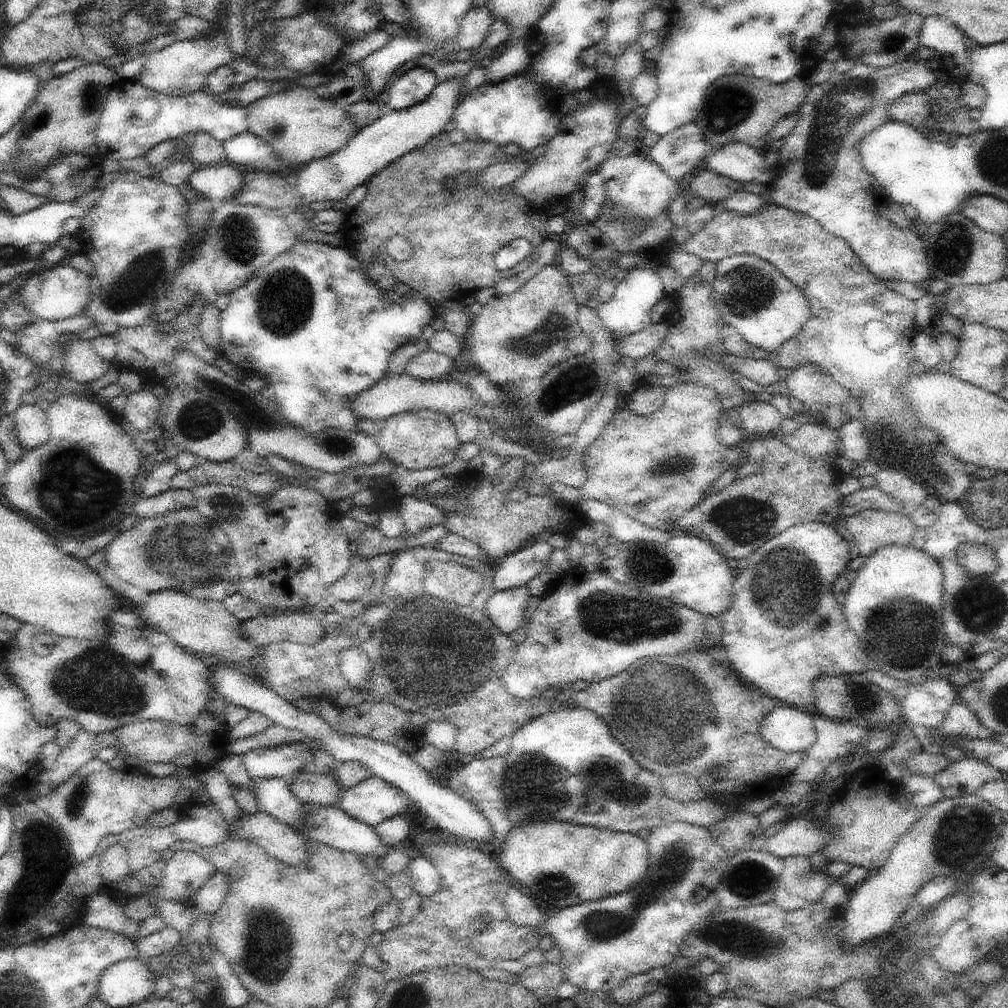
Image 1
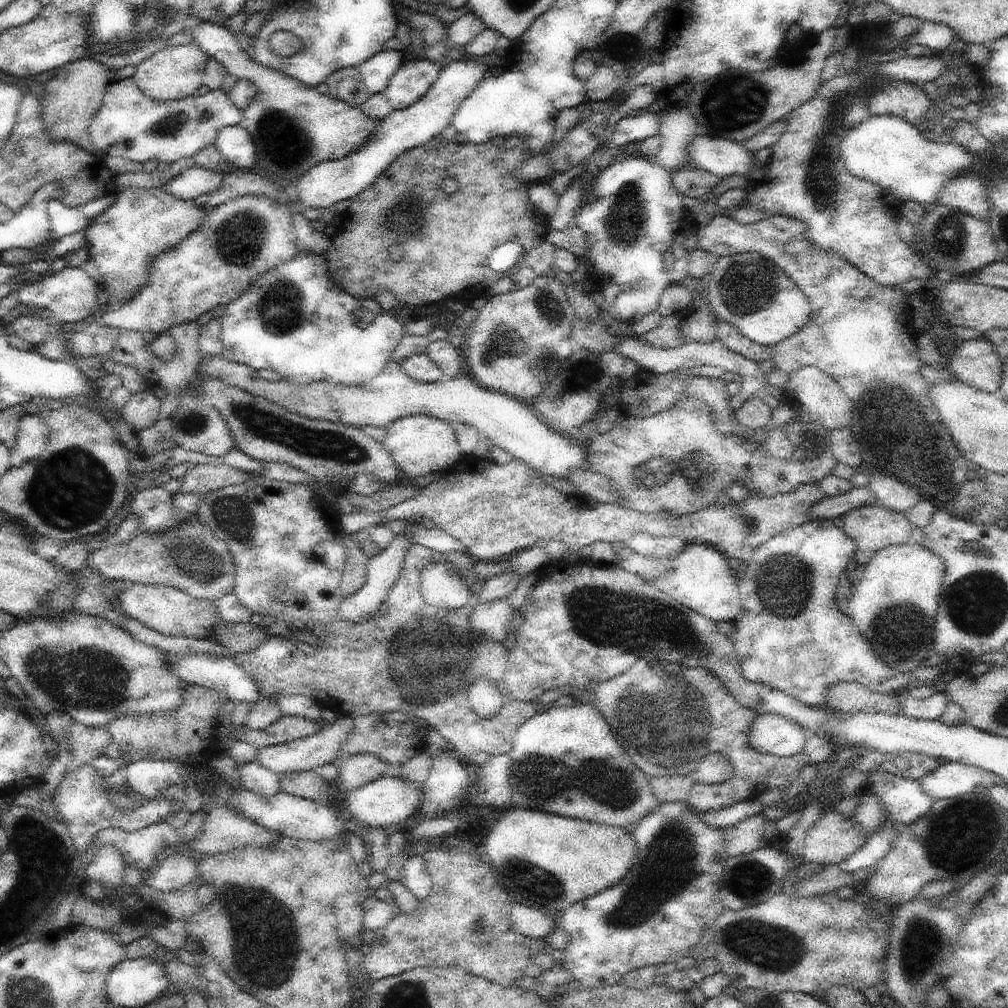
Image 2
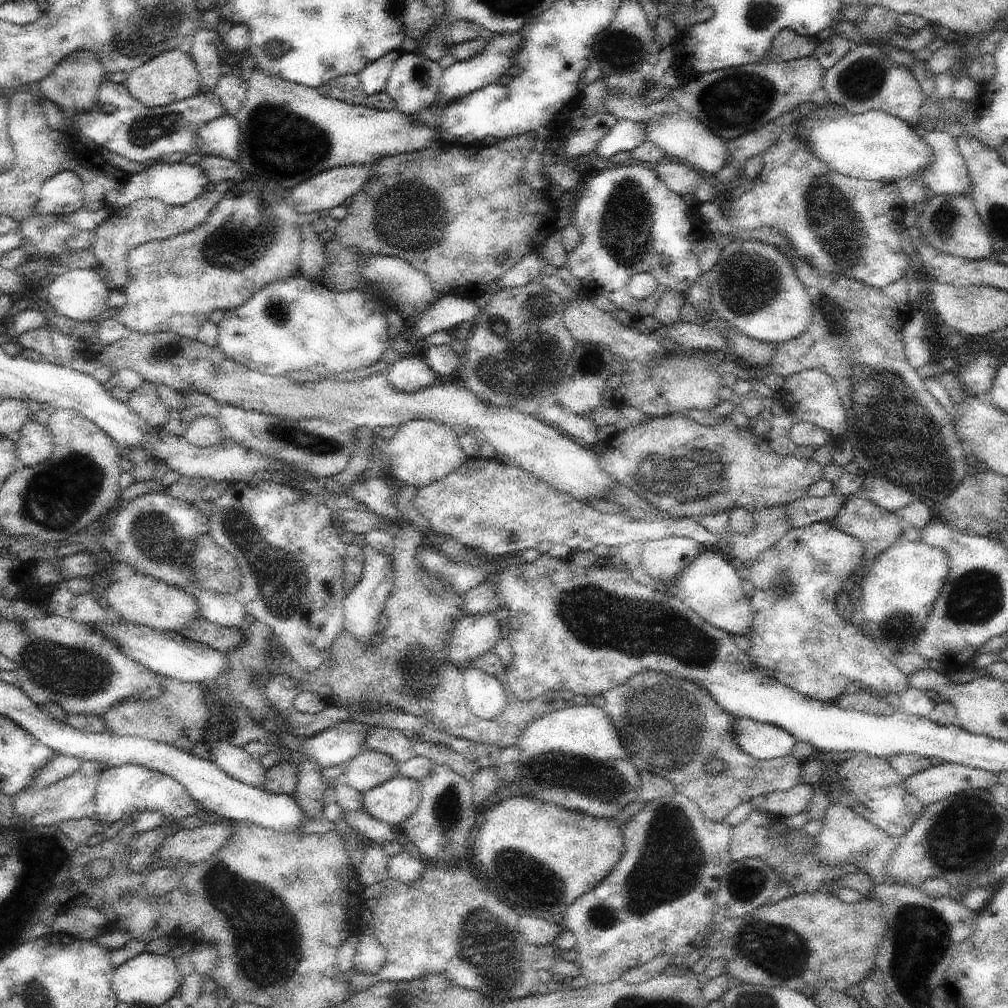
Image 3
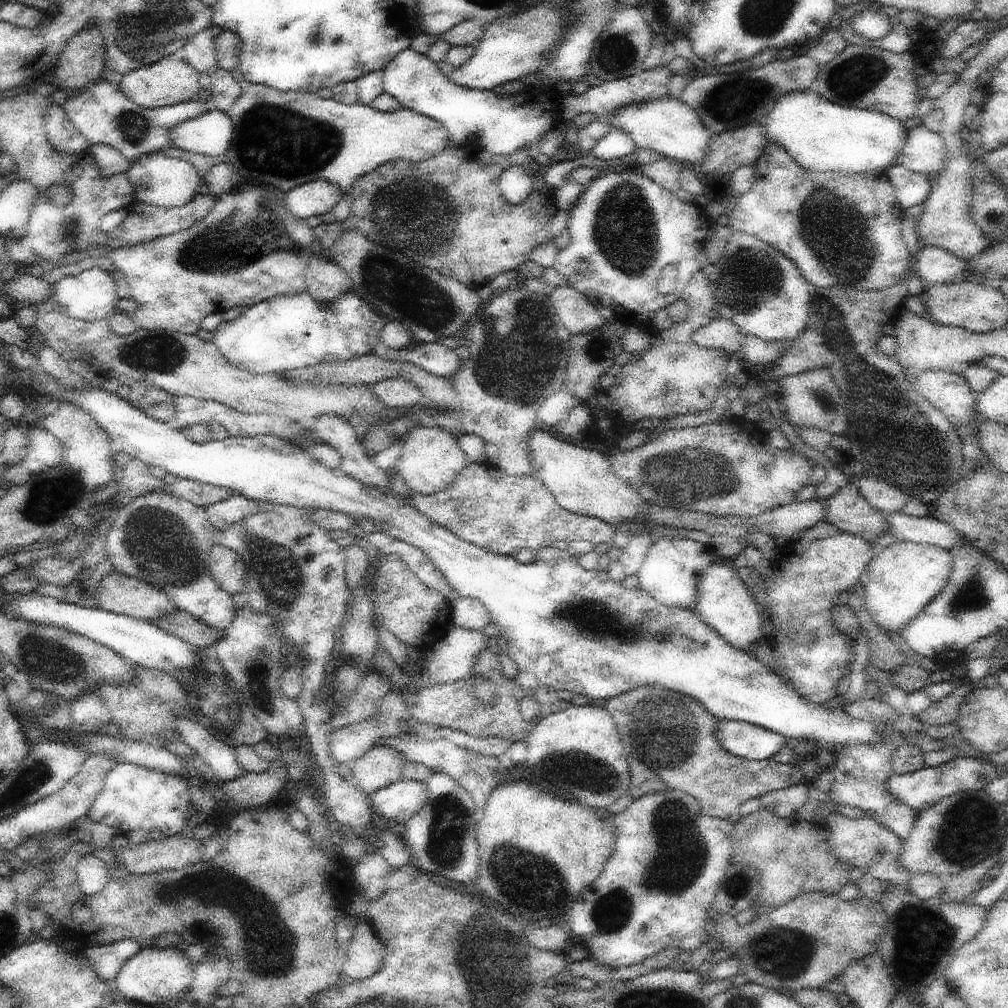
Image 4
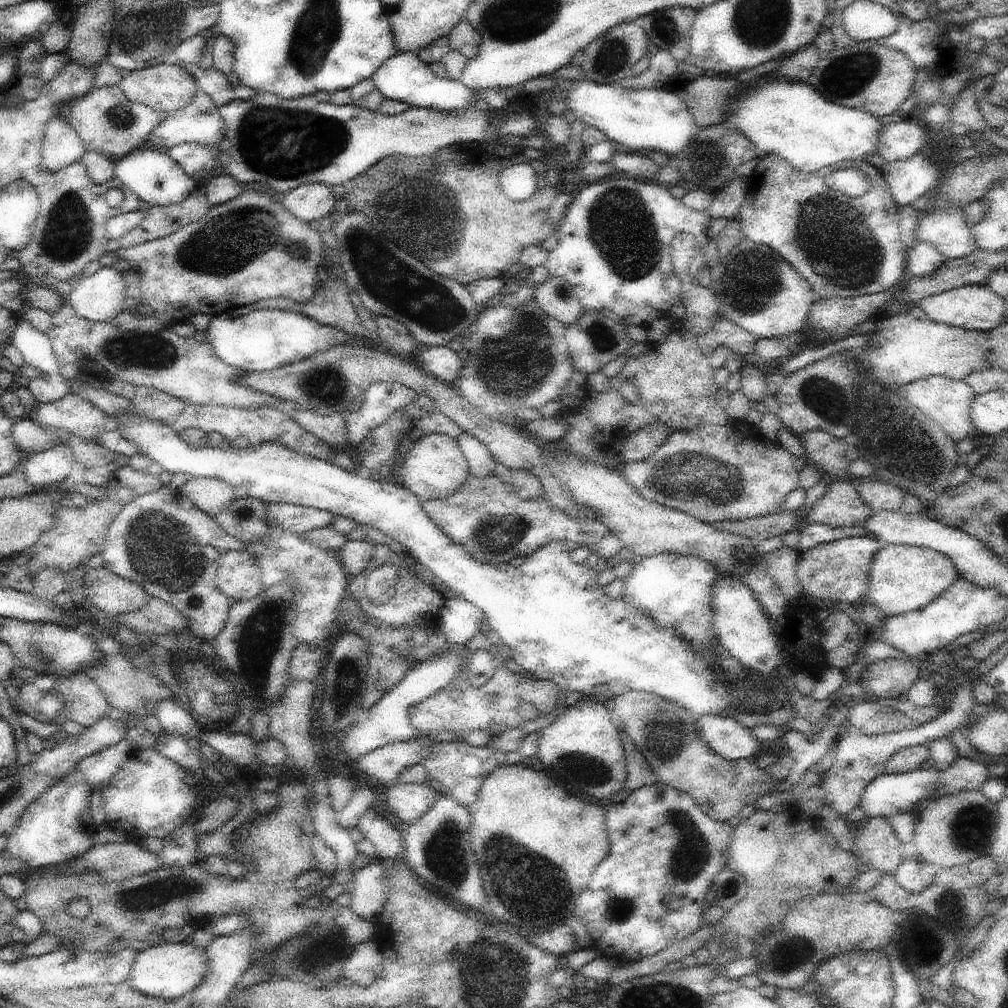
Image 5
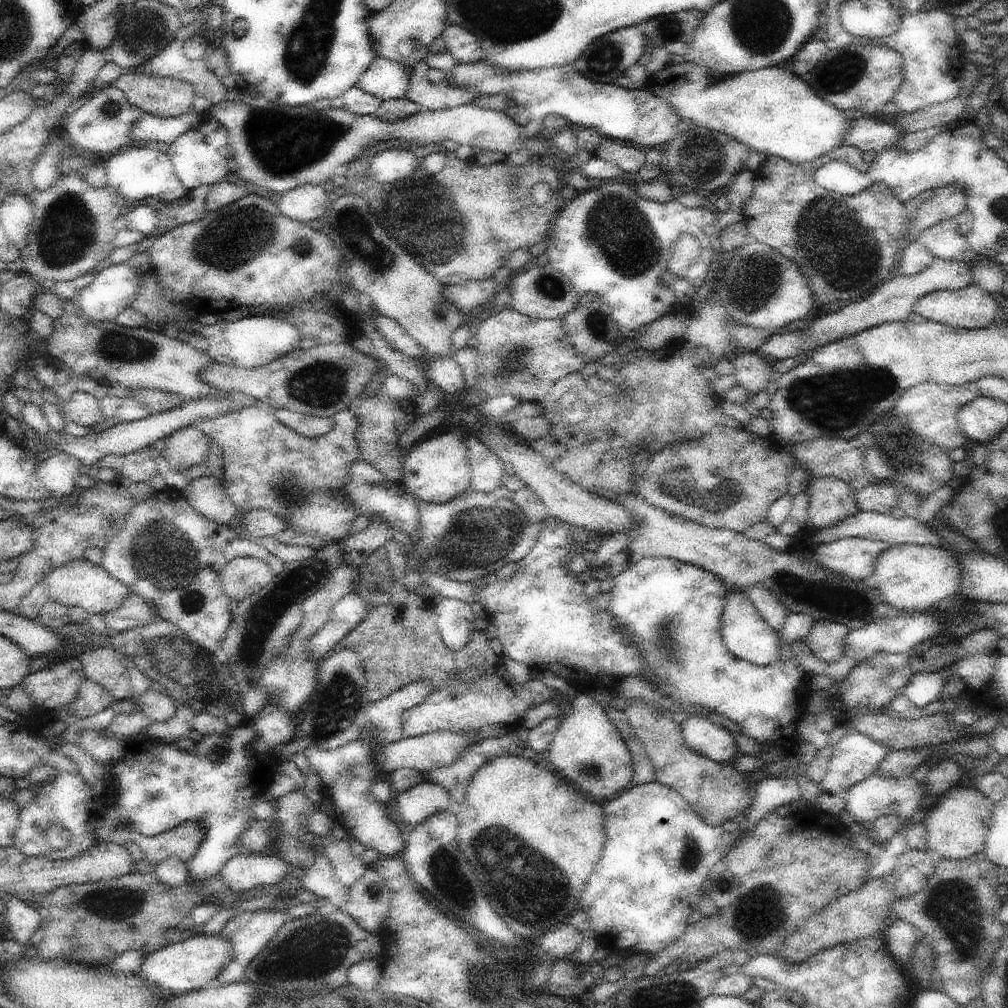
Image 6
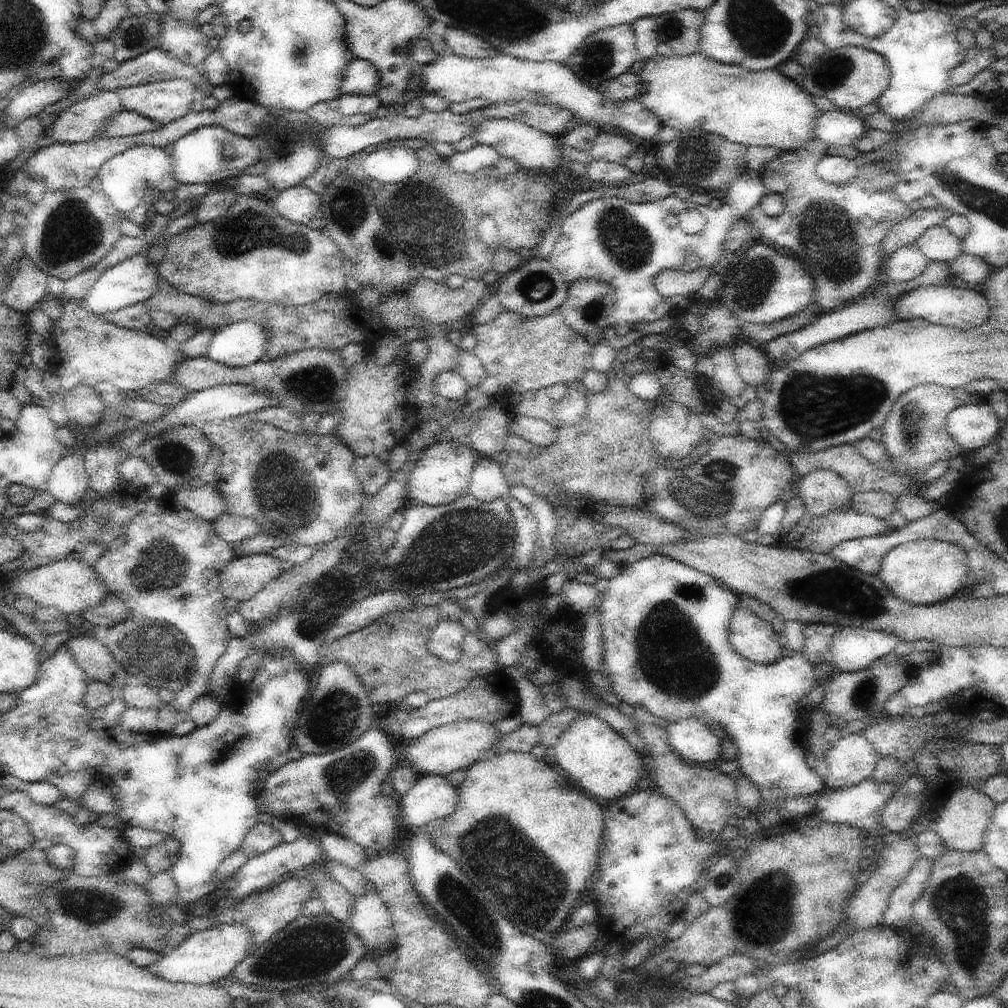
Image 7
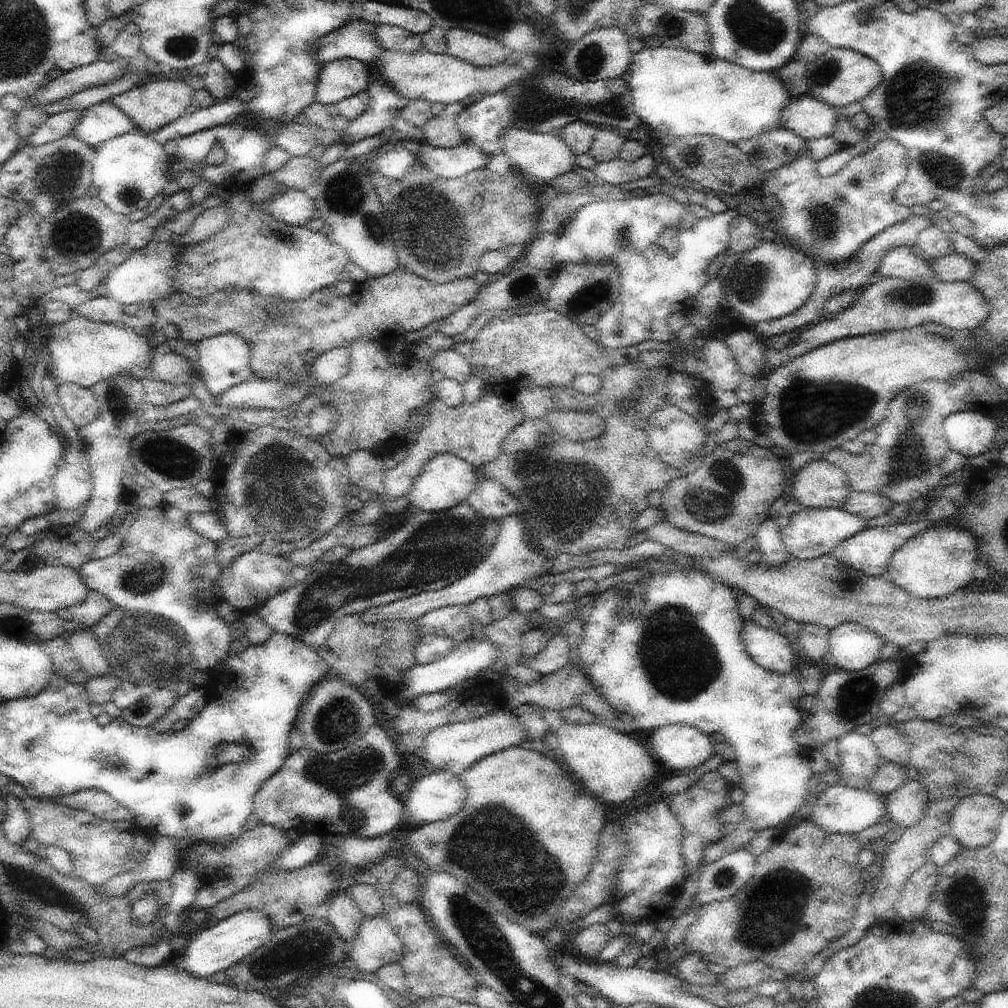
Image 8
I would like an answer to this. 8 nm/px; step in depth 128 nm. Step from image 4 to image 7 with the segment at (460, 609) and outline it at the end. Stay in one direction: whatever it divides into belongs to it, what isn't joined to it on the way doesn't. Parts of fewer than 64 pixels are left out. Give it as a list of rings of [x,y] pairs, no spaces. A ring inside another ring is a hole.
[[[440,619],[429,643],[430,652],[445,662],[456,663],[462,656],[462,644],[467,633],[460,621]]]

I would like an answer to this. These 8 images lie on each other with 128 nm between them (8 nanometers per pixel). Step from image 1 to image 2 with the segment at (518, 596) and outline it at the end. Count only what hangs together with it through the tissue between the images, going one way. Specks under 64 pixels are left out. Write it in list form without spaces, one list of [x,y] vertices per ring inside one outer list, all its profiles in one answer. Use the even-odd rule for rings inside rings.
[[[508,598],[479,603],[470,616],[470,626],[474,632],[482,634],[488,640],[504,642],[511,632],[510,624],[512,624],[514,611]]]

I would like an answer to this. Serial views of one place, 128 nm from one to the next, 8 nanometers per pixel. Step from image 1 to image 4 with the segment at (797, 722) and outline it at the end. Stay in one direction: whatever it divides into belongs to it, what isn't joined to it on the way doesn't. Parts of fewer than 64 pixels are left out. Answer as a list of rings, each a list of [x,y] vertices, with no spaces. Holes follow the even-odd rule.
[[[732,719],[716,724],[718,742],[738,758],[764,761],[781,754],[789,740],[773,730]]]

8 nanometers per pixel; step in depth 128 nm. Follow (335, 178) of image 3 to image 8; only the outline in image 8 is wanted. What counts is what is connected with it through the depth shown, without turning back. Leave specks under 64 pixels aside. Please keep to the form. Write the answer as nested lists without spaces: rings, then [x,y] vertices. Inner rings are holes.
[[[289,187],[278,193],[267,208],[273,218],[298,227],[306,227],[316,214],[316,204],[308,192]]]

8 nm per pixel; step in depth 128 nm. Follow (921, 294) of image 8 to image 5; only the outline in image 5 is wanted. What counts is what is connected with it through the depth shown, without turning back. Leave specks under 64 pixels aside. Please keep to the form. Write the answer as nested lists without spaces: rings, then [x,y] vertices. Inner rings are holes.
[[[986,284],[965,285],[944,293],[937,293],[924,298],[917,306],[920,306],[933,322],[946,322],[946,325],[949,326],[988,332],[989,334],[1007,318],[1006,300],[995,294]]]

